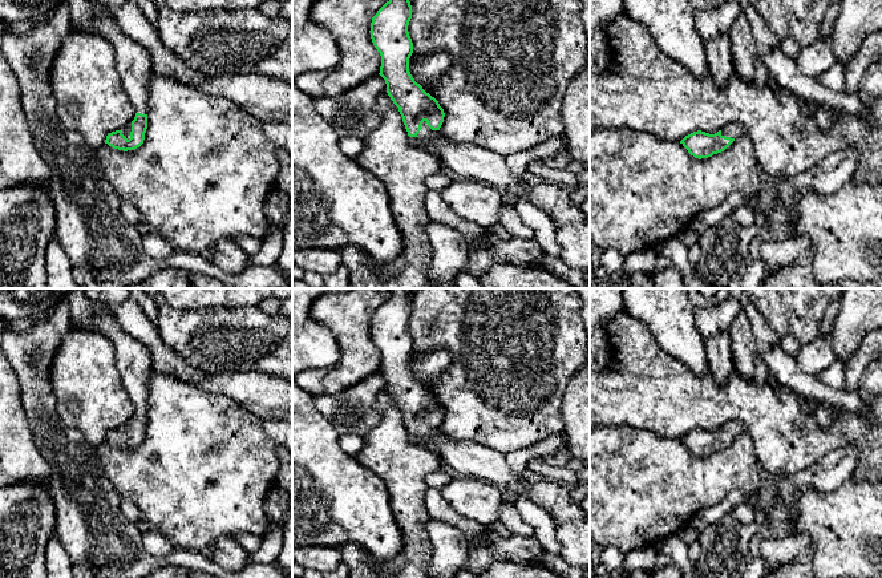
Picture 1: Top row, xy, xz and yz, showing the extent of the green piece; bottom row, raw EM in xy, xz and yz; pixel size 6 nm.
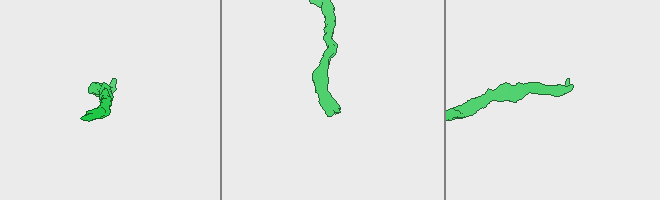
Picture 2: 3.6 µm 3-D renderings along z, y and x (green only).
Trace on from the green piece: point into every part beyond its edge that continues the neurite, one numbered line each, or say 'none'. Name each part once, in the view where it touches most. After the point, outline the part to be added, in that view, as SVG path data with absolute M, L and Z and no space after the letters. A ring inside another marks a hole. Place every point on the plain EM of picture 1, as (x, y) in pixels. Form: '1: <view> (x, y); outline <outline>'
1: xz (466, 459); outline M426 419L417 436L441 456L453 474L486 481L515 496L523 493L554 520L563 561L574 567L590 567L590 518L571 498L570 486L546 480L526 482L507 466L503 453L472 441L454 441L432 428Z

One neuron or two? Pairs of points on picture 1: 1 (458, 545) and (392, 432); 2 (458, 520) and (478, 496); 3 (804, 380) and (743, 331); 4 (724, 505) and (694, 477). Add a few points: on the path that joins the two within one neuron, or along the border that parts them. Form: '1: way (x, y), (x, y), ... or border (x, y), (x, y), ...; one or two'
1: border (429, 518), (425, 530), (433, 549); two
2: border (441, 493), (458, 513), (477, 525), (490, 528); two
3: border (743, 311), (751, 326), (759, 354); two
4: border (752, 494), (733, 489), (699, 513); two

